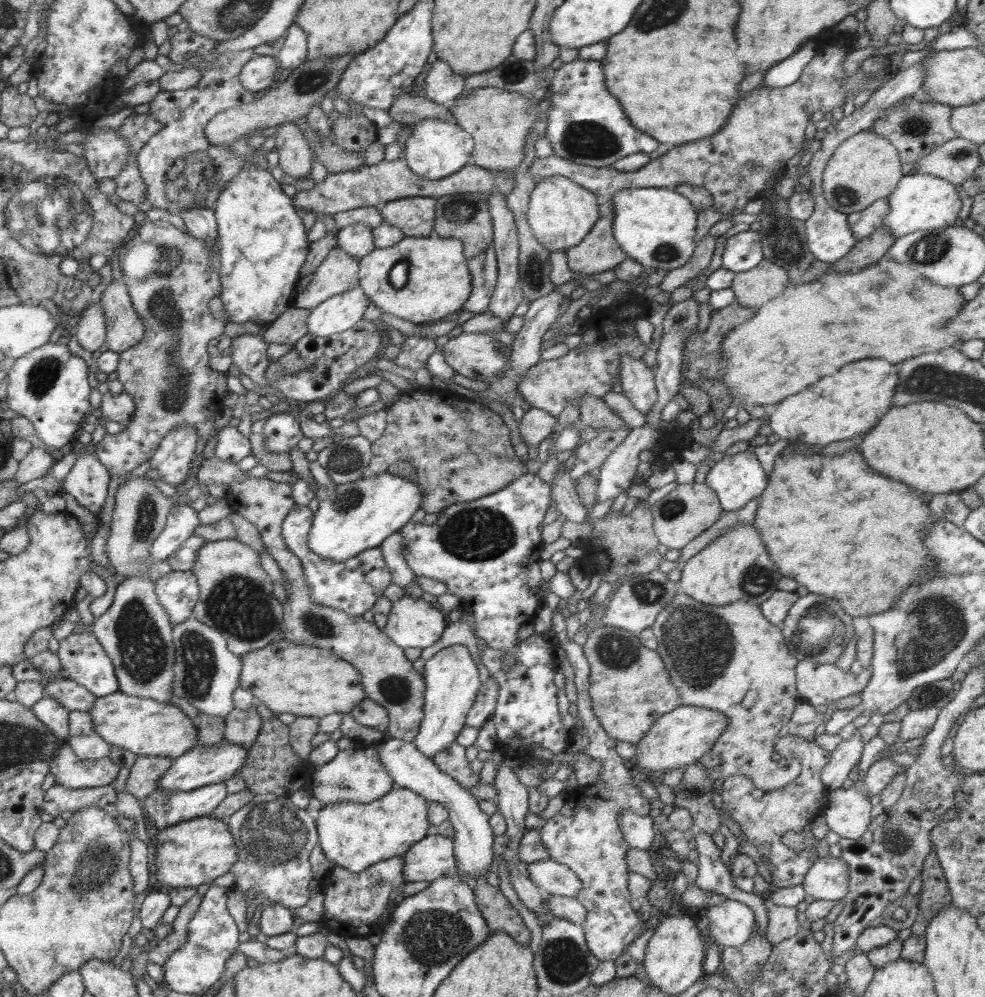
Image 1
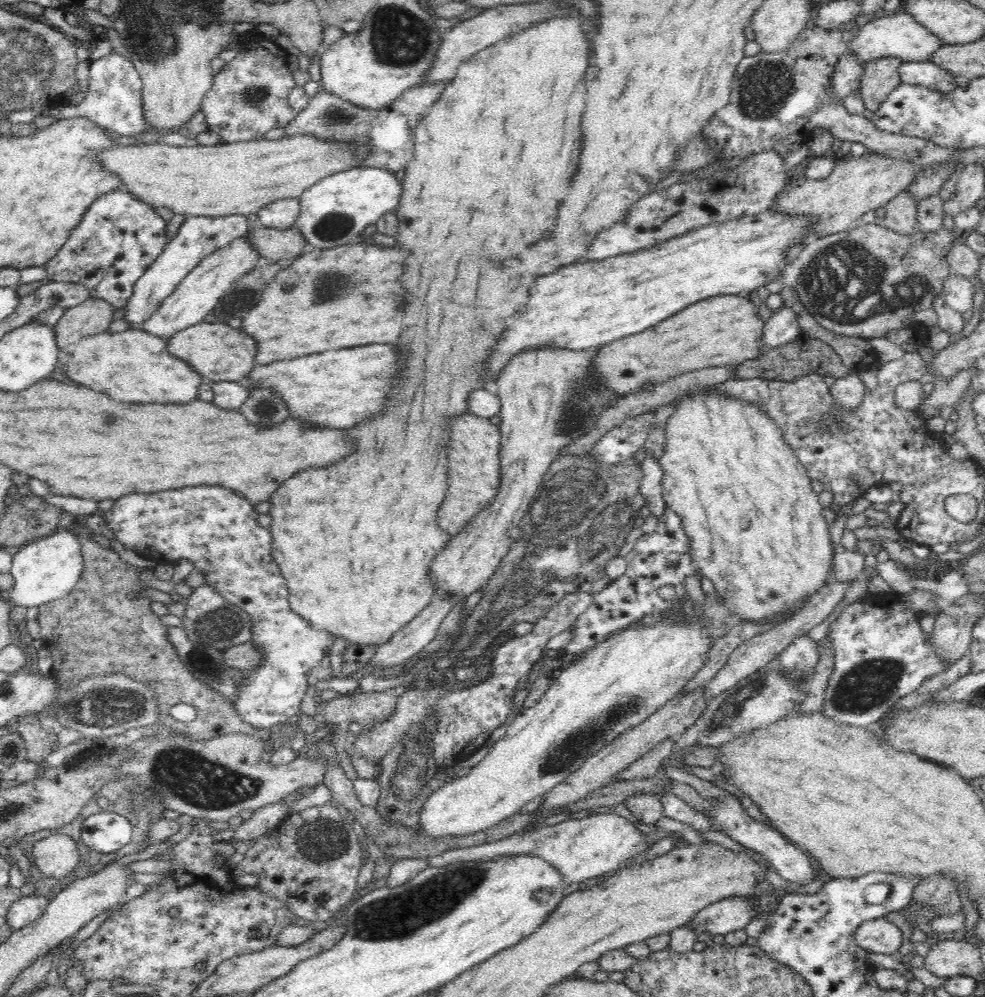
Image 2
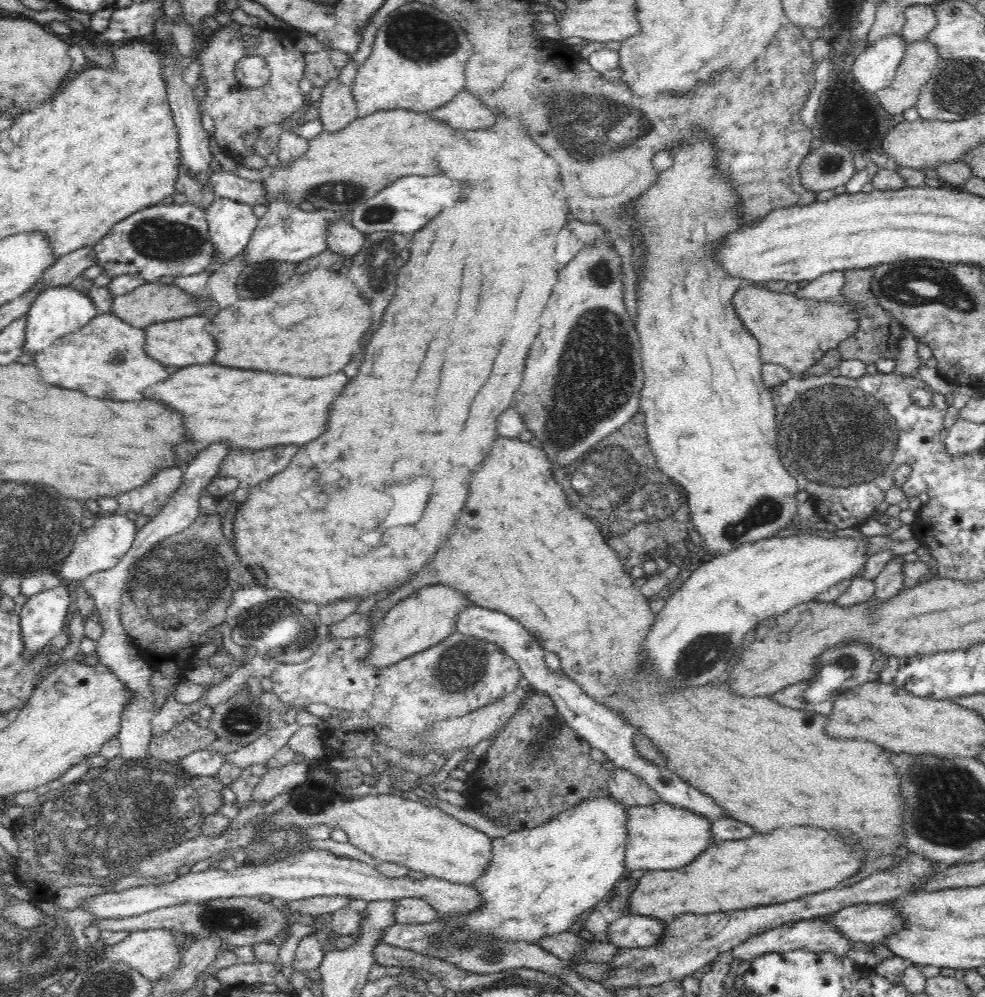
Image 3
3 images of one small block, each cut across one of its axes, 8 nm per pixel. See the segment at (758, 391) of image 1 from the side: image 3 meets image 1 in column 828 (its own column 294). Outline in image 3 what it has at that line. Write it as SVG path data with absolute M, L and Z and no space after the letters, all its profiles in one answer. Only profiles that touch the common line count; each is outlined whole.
M323 267L314 268L306 274L295 273L286 284L276 288L266 298L256 298L256 300L246 298L238 300L230 308L222 308L207 324L207 331L216 338L218 344L216 362L230 368L268 370L290 376L300 374L304 378L318 378L318 376L328 376L332 372L340 372L350 364L356 350L362 348L364 338L360 336L364 336L372 326L372 304L360 296L358 287L348 277L342 271Z

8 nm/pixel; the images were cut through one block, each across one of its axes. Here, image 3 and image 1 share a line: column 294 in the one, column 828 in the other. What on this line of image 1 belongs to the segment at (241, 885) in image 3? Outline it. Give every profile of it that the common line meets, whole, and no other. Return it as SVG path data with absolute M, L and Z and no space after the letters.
M831 854L818 858L802 881L806 894L817 900L838 901L849 892L848 865Z

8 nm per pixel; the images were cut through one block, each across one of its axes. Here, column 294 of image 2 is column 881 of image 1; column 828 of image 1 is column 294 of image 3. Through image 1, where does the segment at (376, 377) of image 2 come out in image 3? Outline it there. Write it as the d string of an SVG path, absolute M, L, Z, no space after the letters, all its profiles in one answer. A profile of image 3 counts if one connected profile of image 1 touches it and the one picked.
M194 364L194 366L186 366L182 368L182 370L178 370L178 372L176 372L174 376L170 376L168 380L156 384L154 388L150 388L148 394L150 394L150 398L158 398L158 400L162 400L164 404L168 404L170 408L174 408L174 410L178 410L180 414L184 414L184 422L186 422L186 428L188 428L188 434L190 434L190 442L192 442L192 444L180 446L180 448L176 448L176 452L184 458L184 462L188 462L188 460L191 461L192 459L195 459L200 450L204 450L204 448L200 448L200 446L206 446L206 448L208 448L208 444L222 442L222 440L230 444L230 451L238 449L251 451L287 444L300 446L312 442L312 440L316 440L316 438L322 436L322 432L324 432L324 428L326 428L326 422L328 422L328 414L331 410L330 406L332 405L332 402L334 402L334 398L344 390L346 384L348 384L348 376L346 376L344 372L336 372L336 374L332 374L332 376L322 376L322 378L300 378L300 376L288 376L288 374L248 372L248 370L240 370L240 368L224 368L224 366L220 366L220 364Z

